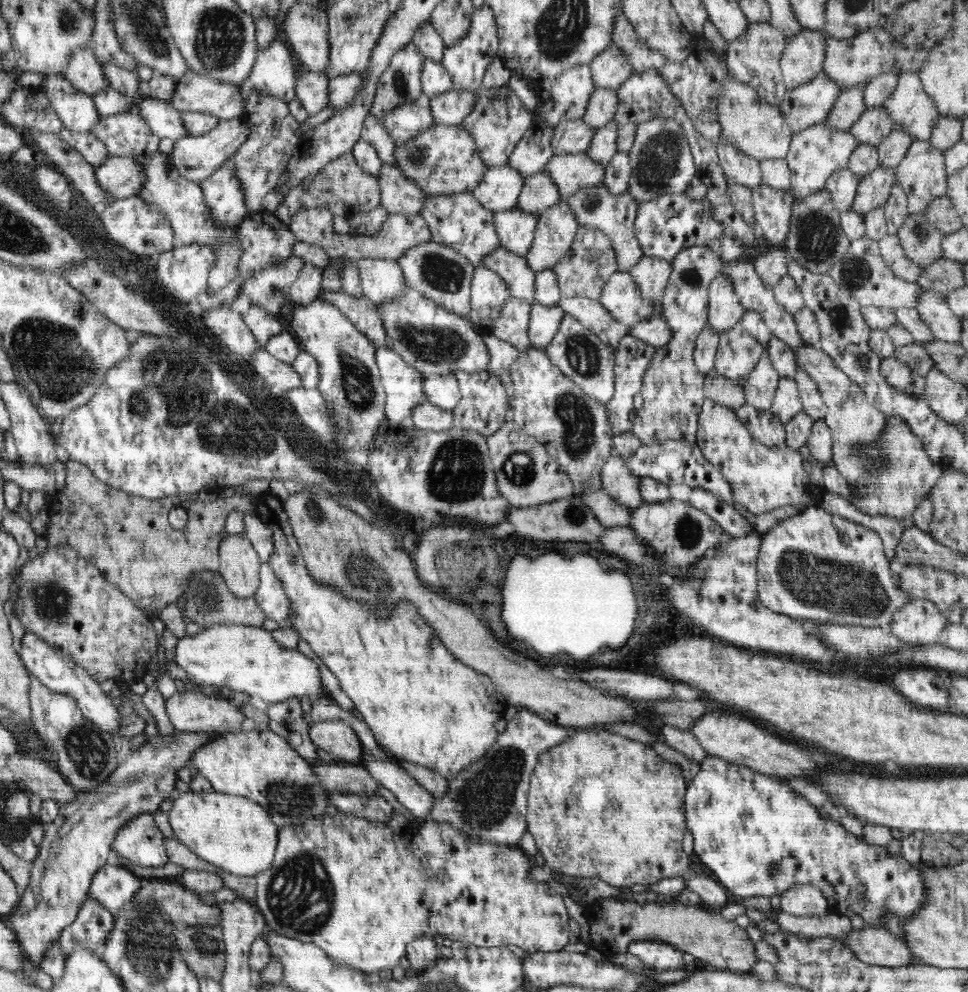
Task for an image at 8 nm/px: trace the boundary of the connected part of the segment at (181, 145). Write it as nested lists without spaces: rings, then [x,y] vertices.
[[[245,117],[235,119],[221,119],[219,123],[202,136],[186,136],[174,142],[170,155],[173,166],[176,166],[179,174],[191,182],[200,183],[210,178],[224,163],[232,159],[235,150],[248,138],[248,121]]]

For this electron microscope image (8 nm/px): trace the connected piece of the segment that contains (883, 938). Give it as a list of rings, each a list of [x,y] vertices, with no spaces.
[[[865,924],[860,930],[852,928],[845,946],[856,953],[856,957],[870,966],[900,968],[919,964],[921,960],[908,949],[905,942],[882,926]]]

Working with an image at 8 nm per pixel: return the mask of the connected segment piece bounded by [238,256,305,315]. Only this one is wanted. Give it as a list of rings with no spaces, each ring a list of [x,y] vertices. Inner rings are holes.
[[[291,256],[281,264],[272,264],[254,273],[241,284],[239,296],[247,296],[252,306],[260,307],[268,315],[278,315],[282,308],[293,306],[285,300],[283,289],[291,286],[305,262]]]

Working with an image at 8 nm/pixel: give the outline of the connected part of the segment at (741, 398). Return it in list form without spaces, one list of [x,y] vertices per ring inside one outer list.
[[[715,368],[705,375],[704,390],[710,400],[728,408],[735,409],[746,403],[743,387],[723,377]]]

